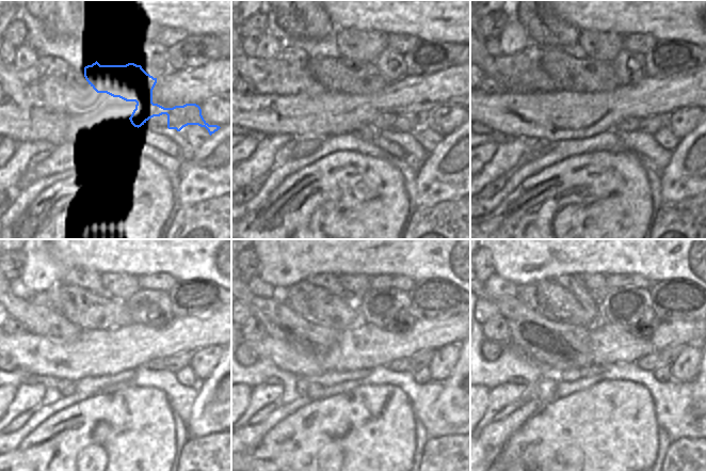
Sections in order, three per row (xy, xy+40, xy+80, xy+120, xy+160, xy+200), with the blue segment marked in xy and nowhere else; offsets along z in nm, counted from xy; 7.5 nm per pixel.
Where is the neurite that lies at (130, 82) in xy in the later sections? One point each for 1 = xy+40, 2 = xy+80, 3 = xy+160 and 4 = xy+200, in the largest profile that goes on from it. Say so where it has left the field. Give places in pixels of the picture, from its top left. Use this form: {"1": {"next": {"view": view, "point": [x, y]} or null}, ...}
{"1": {"next": {"view": "xy+40", "point": [340, 75]}}, "2": {"next": {"view": "xy+80", "point": [584, 75]}}, "3": {"next": {"view": "xy+160", "point": [317, 305]}}, "4": {"next": {"view": "xy+200", "point": [550, 300]}}}

